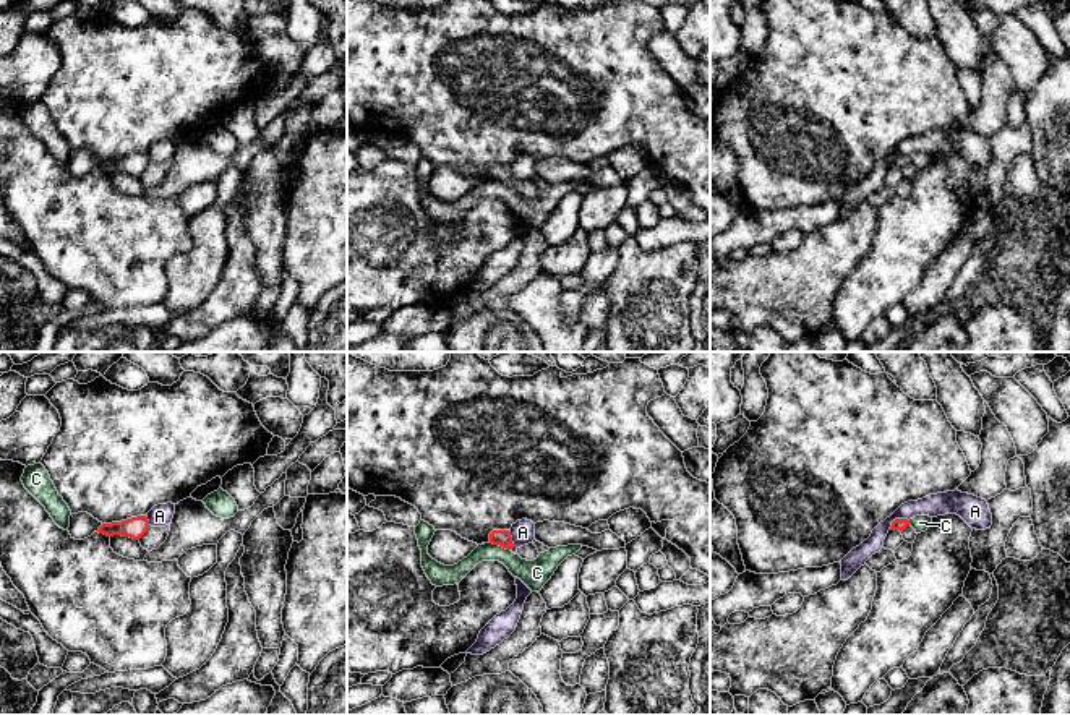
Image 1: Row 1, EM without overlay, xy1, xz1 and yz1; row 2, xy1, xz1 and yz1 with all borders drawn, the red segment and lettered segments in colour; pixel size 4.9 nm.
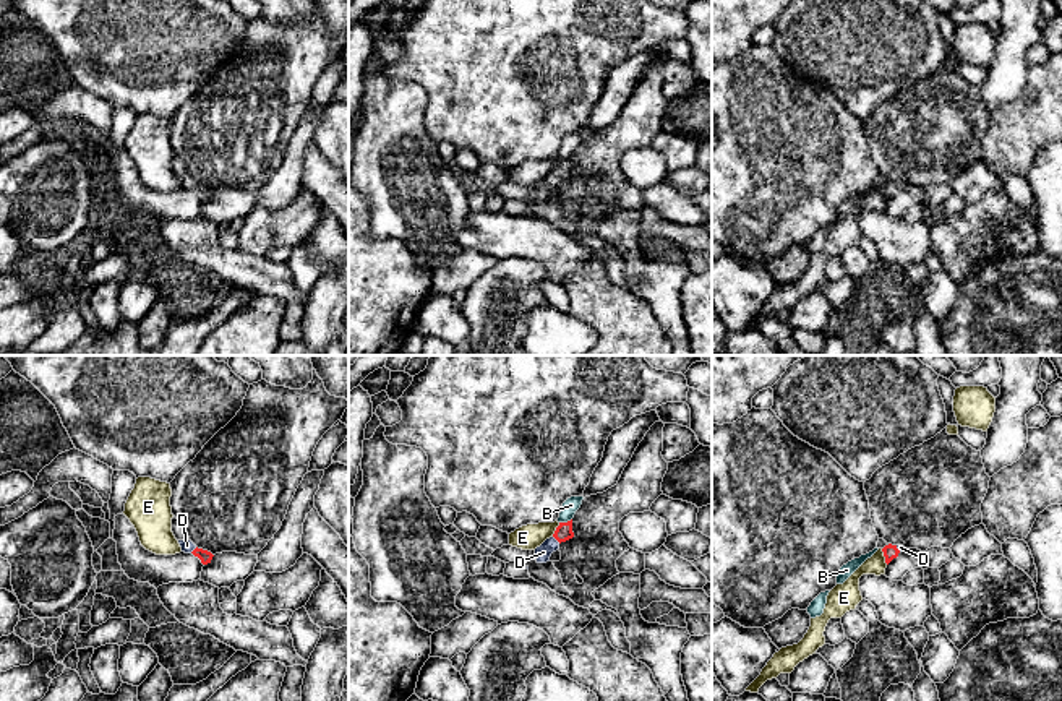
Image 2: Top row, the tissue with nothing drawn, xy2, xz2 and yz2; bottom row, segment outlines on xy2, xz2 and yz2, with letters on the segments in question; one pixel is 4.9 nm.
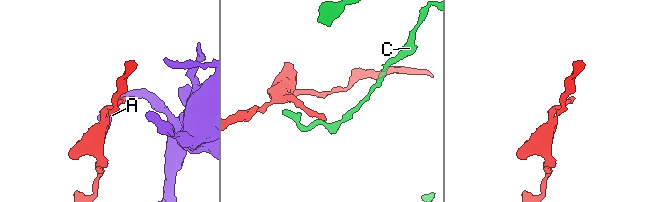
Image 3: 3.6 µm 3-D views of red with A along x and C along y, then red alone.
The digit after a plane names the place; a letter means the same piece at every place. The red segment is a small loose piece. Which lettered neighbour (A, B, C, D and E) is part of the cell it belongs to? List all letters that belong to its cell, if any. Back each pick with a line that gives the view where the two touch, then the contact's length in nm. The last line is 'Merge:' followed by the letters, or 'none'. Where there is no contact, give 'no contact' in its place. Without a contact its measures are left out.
D: xz2 | 50 nm
Merge: D

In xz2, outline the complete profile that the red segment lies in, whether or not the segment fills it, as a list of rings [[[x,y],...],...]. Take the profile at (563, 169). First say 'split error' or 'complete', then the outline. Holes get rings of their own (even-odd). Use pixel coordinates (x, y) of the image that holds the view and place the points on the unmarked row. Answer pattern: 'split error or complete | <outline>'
split error | [[[572,156],[567,159],[559,159],[555,170],[550,175],[546,175],[540,183],[535,185],[537,200],[550,198],[551,190],[559,185],[559,180],[572,174],[574,174]]]

